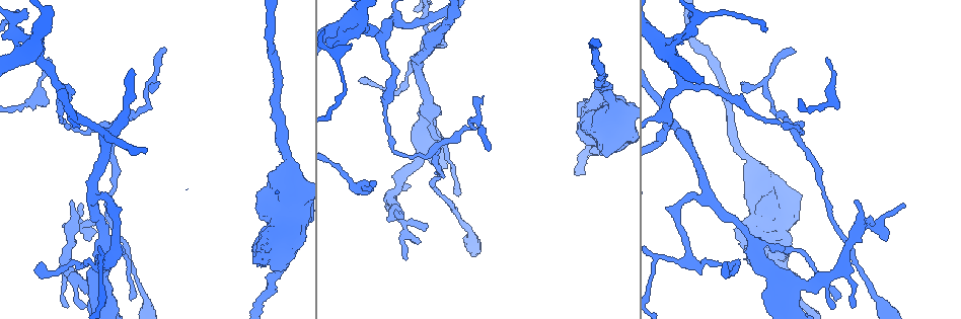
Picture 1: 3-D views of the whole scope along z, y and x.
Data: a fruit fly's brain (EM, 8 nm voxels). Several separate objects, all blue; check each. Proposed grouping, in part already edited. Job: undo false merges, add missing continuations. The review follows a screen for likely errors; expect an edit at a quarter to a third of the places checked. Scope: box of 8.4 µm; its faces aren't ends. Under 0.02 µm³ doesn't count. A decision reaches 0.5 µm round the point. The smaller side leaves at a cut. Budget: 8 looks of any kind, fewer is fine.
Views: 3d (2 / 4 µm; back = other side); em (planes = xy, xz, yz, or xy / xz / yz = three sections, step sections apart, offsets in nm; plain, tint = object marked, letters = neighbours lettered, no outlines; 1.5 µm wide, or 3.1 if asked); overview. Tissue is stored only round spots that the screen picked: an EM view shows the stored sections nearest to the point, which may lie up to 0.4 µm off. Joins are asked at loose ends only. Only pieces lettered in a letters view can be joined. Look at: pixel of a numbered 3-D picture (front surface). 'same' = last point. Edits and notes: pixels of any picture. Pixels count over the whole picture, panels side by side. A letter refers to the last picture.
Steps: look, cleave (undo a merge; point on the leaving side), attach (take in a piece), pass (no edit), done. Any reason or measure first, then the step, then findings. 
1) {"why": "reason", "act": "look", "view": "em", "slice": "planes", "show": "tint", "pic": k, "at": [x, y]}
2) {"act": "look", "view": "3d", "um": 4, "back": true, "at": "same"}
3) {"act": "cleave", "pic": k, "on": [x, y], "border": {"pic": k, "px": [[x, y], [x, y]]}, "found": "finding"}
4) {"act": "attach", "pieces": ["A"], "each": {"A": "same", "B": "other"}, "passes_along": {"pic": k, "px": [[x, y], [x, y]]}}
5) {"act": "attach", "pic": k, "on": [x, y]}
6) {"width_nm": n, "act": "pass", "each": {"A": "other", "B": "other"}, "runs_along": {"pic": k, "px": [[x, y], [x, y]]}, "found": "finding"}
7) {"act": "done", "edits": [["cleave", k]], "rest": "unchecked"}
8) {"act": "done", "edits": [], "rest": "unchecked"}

{"act": "look", "view": "3d", "um": 2, "pic": 1, "at": [14, 17]}

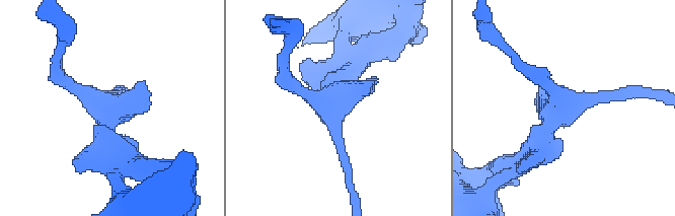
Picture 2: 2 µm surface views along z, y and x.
{"arms": 3, "why": "now the EM", "act": "look", "view": "em", "slice": "planes", "show": "letters", "pic": 2, "at": [333, 103]}

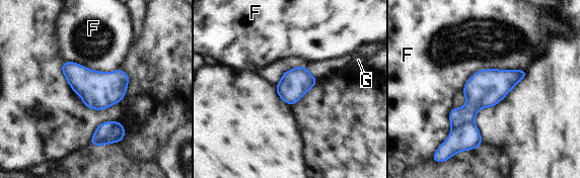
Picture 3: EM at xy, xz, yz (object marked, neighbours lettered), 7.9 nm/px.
{"act": "cleave", "pic": 3, "on": [478, 97], "each": {"F": "other", "G": "other"}, "border": {"pic": 3, "px": [[473, 120], [452, 129]]}, "found": "a second neuron is stuck on"}

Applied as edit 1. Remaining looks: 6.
{"why": "redraw", "act": "look", "view": "overview"}

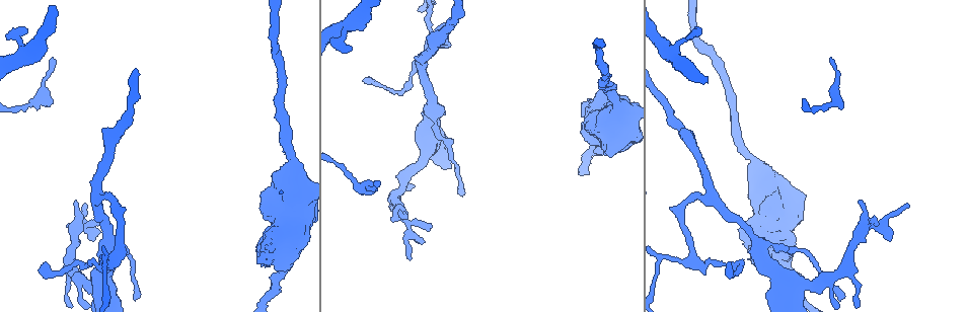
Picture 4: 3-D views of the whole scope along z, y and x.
{"why": "tapers out", "act": "look", "view": "em", "slice": "planes", "show": "letters", "pic": 4, "at": [49, 60]}

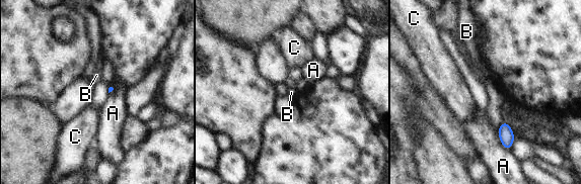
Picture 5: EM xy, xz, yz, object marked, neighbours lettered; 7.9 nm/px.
{"act": "pass", "each": {"A": "other", "B": "other", "C": "other"}, "border": {"pic": 5, "px": [[503, 121], [498, 130]]}, "found": "no lettered piece goes on from it"}

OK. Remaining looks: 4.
{"why": "calibre changes", "act": "look", "view": "3d", "um": 2, "pic": 4, "at": [741, 148]}

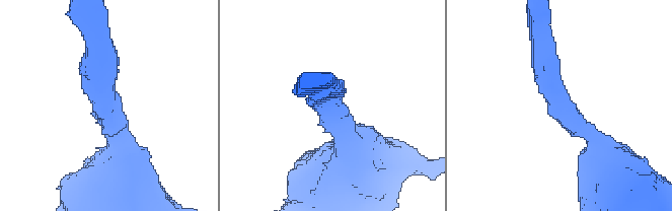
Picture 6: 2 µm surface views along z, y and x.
{"arm_widths_nm": [190, 480], "act": "look", "view": "em", "slice": "planes", "show": "letters", "pic": 6, "at": [106, 105]}

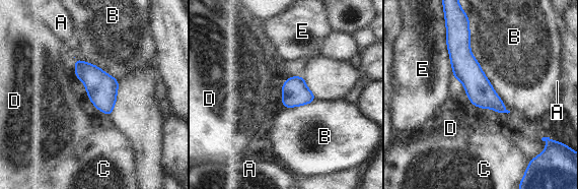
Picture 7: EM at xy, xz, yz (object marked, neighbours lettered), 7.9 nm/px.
{"longest_contact_nm": ["B", 800], "act": "pass", "each": {"A": "other", "B": "other", "C": "other", "D": "other", "E": "other"}, "border": {"pic": 7, "px": [[468, 23], [472, 55], [510, 112]]}, "found": "all the same neuron"}

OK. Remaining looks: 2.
{"act": "done", "edits": [["cleave", 3]], "rest": "unchecked"}

